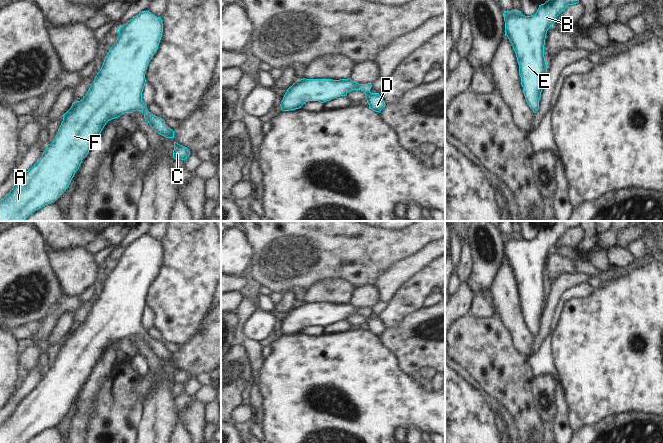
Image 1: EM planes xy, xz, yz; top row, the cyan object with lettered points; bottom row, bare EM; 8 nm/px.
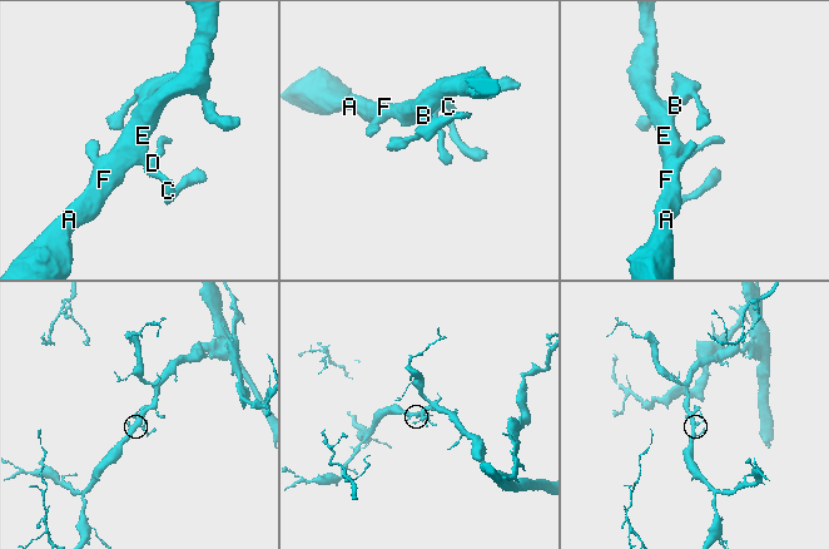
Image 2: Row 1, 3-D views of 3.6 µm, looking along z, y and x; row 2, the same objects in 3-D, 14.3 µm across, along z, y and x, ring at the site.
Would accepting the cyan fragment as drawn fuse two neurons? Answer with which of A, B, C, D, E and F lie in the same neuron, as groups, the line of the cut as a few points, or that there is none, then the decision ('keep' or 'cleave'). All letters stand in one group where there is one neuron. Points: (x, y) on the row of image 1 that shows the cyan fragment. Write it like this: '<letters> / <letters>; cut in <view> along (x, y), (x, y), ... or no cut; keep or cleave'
A B C D E F; no cut; keep

